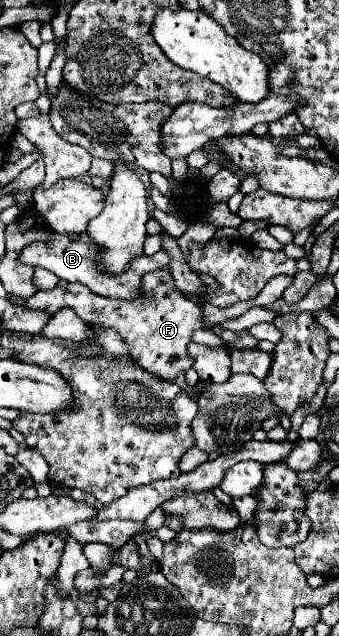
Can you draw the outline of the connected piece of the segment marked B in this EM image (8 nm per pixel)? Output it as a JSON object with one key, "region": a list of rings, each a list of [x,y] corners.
{"region":[[[50,231],[48,243],[34,241],[28,247],[24,247],[22,253],[18,255],[18,261],[24,263],[24,265],[44,267],[44,269],[52,271],[54,275],[58,275],[62,281],[82,283],[90,291],[94,291],[98,295],[104,295],[104,297],[114,297],[114,299],[134,299],[134,297],[138,297],[138,293],[140,293],[140,289],[138,289],[140,287],[140,277],[144,273],[148,273],[148,271],[162,269],[162,267],[170,265],[170,257],[168,257],[168,253],[164,249],[158,251],[156,255],[152,255],[152,257],[148,257],[148,255],[134,257],[128,263],[128,269],[122,271],[120,275],[110,275],[106,271],[100,271],[100,267],[98,267],[100,259],[102,259],[102,249],[96,243],[92,243],[88,233],[78,235],[78,239],[70,239],[70,235],[56,233],[56,231]]]}

